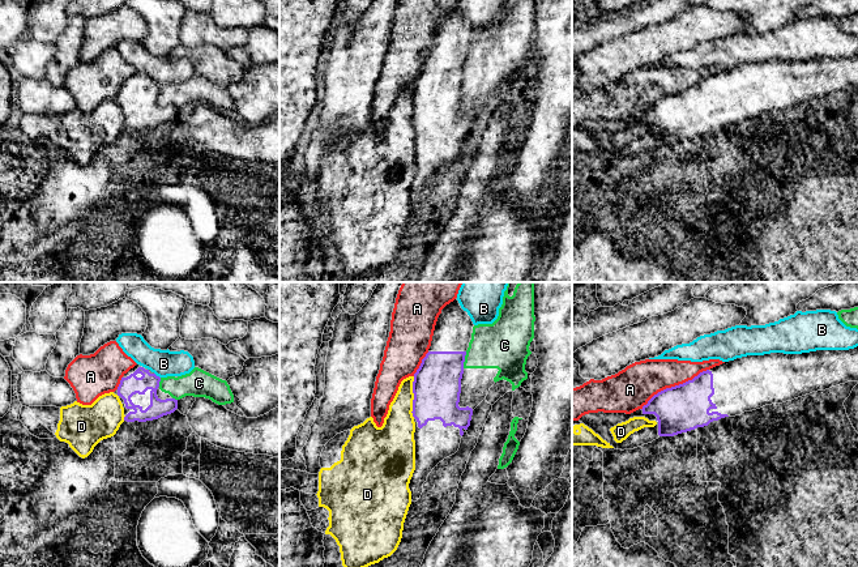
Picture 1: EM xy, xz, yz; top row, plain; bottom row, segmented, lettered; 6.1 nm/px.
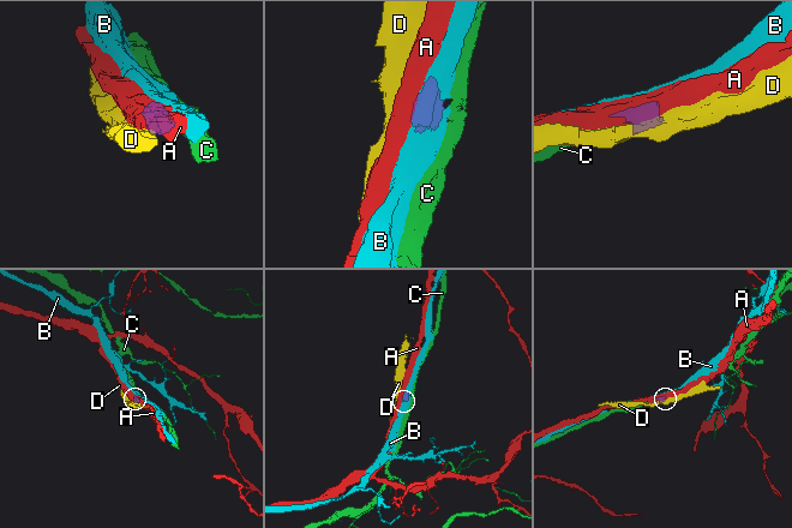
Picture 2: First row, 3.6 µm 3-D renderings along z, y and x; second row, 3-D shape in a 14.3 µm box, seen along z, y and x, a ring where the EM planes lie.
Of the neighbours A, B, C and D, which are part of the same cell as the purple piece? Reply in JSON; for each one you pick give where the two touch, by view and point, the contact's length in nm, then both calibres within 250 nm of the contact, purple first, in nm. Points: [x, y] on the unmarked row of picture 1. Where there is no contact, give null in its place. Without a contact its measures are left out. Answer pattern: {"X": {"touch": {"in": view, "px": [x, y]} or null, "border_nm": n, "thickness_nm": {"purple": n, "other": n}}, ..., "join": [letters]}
{"join": []}

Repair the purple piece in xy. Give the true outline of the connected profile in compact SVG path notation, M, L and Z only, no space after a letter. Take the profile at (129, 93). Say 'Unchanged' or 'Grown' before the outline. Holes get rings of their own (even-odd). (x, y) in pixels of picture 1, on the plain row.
Grown. M140 72L124 81L118 97L114 99L123 111L124 128L153 128L178 116L178 107L161 107L157 103L159 89L159 84Z

